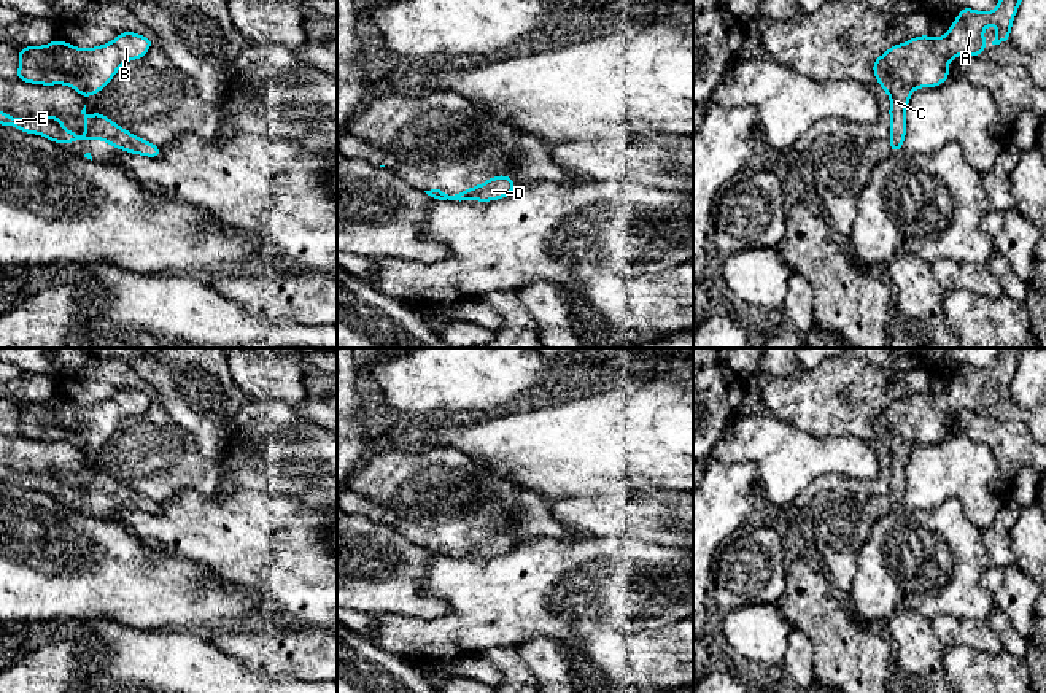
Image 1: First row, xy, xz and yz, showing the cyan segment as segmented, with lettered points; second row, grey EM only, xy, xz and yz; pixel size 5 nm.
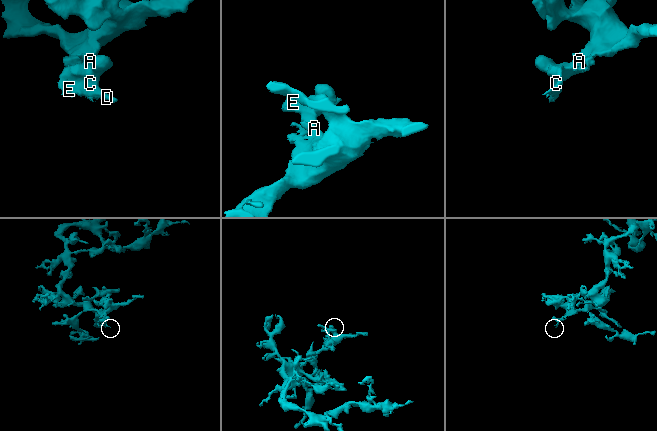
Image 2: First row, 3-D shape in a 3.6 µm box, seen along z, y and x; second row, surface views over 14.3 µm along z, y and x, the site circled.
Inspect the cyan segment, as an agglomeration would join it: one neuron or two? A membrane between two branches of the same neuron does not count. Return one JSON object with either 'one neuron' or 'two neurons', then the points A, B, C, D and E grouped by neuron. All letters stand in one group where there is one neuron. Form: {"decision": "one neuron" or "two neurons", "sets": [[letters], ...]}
{"decision": "one neuron", "sets": [["A", "B", "C", "D", "E"]]}

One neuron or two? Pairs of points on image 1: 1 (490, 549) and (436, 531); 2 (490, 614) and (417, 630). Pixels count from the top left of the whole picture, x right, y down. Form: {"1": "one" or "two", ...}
{"1": "one", "2": "one"}

